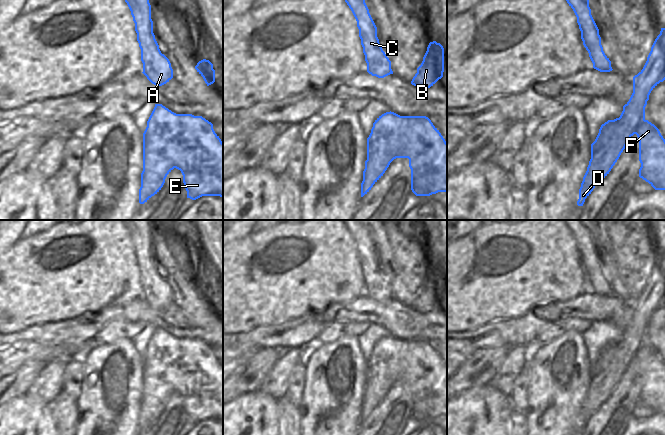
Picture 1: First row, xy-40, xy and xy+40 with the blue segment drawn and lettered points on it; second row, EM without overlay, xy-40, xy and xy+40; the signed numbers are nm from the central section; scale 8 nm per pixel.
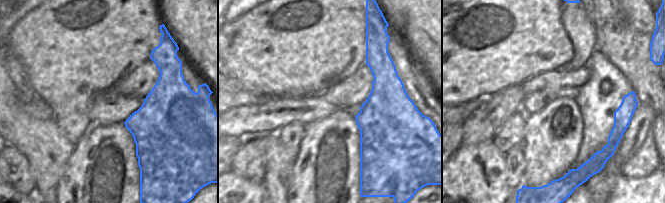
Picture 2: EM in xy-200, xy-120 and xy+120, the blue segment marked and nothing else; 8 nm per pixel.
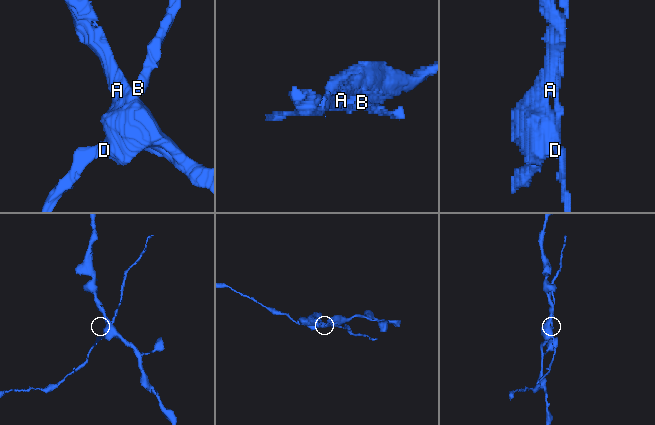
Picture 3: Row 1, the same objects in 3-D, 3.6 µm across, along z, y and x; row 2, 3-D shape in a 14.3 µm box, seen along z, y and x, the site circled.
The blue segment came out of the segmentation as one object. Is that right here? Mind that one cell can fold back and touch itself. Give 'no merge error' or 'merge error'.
merge error

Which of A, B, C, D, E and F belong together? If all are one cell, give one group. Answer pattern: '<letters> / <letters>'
A C E F / B D

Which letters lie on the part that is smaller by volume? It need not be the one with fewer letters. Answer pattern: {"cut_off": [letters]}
{"cut_off": ["B", "D"]}

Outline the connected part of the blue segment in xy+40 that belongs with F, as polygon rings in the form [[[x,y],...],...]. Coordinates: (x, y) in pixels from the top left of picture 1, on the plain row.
[[[648,344],[639,348],[635,358],[639,363],[639,401],[655,414],[665,414],[665,363]]]

